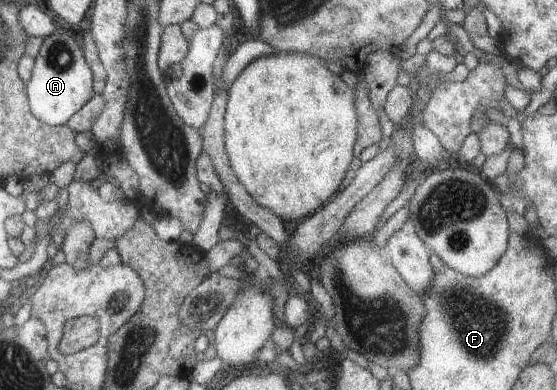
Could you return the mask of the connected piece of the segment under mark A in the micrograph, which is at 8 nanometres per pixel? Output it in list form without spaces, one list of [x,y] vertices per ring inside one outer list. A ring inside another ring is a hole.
[[[58,26],[44,38],[30,79],[26,82],[26,89],[29,108],[34,117],[54,127],[64,126],[74,113],[90,101],[95,94],[93,73],[80,45],[74,40],[74,30]]]

